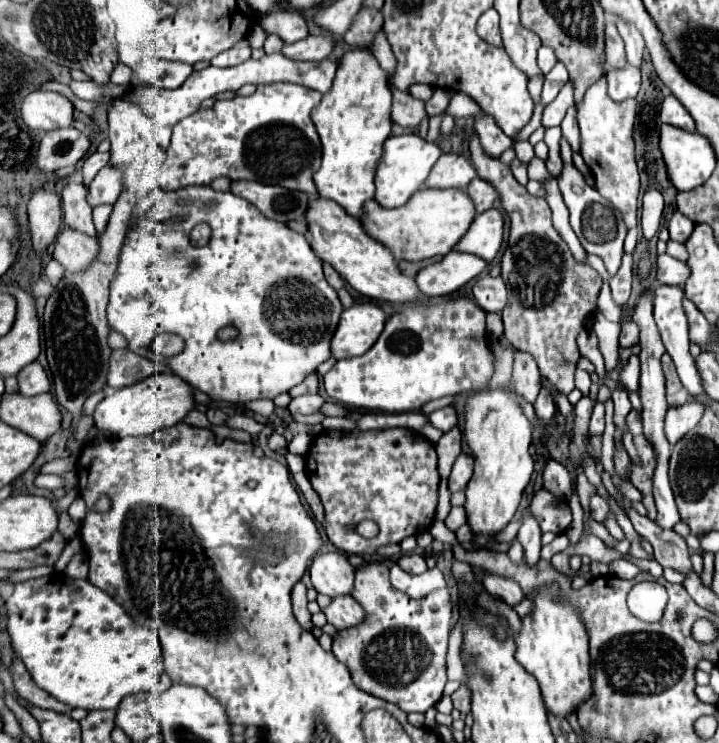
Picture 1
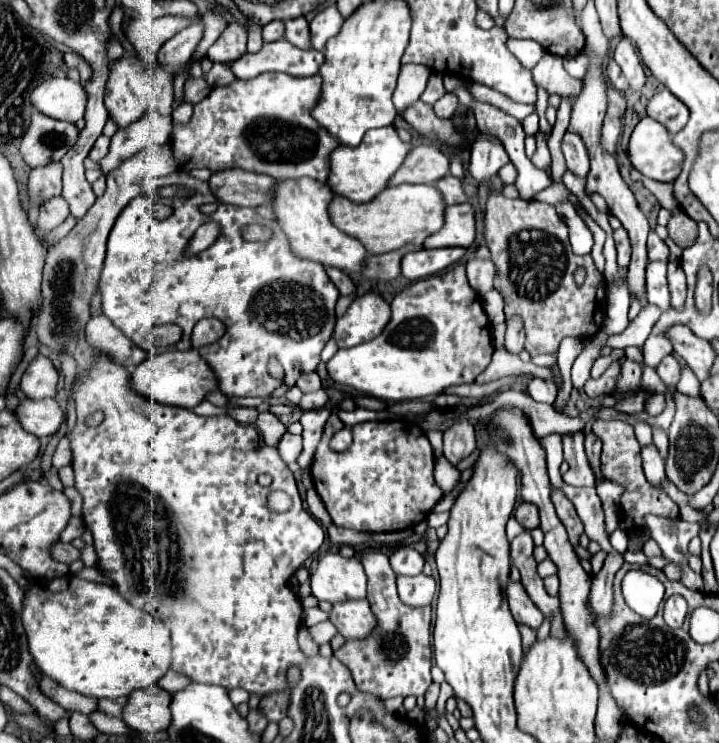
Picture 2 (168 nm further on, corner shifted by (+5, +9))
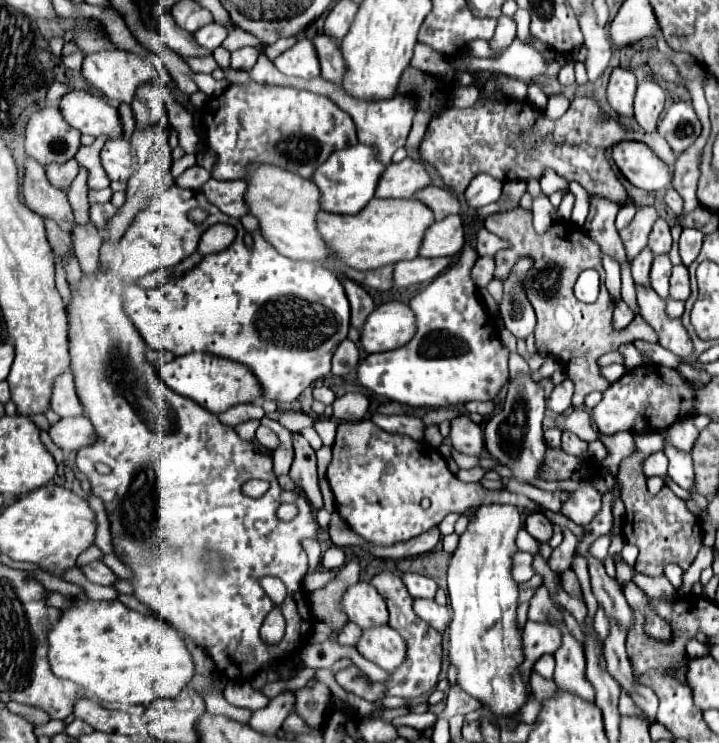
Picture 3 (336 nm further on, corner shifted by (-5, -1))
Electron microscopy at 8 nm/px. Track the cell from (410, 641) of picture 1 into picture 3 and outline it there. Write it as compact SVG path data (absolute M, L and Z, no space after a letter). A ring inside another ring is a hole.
M380 572L376 574L370 584L382 594L386 606L388 606L388 612L390 612L390 624L392 628L406 640L408 644L408 656L406 656L406 662L392 672L392 678L384 684L380 682L372 682L368 684L362 676L360 676L360 670L358 668L346 668L342 672L336 674L336 682L346 690L346 692L352 692L368 702L378 702L382 700L384 696L400 696L400 698L418 698L422 694L428 694L436 688L436 682L438 682L438 674L440 674L440 664L442 664L442 634L438 630L434 630L432 626L428 626L426 622L422 622L422 618L418 618L418 614L414 612L412 608L412 600L410 600L410 594L402 582L400 576L396 576L394 572Z

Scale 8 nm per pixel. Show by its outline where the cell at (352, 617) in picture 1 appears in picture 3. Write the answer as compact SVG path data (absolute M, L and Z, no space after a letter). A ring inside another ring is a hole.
M390 626L364 630L360 642L356 644L356 650L386 672L394 672L406 658L406 642Z

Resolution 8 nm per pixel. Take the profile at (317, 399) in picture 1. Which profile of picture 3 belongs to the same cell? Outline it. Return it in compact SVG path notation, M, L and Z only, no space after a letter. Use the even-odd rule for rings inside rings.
M348 392L342 398L336 398L332 404L332 416L336 420L348 420L348 422L360 422L368 412L368 400L366 396L358 392Z

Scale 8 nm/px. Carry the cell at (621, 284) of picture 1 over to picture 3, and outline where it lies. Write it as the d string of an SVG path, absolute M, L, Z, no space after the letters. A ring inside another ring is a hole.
M640 206L634 220L630 222L630 226L620 230L620 238L626 246L630 260L642 250L642 246L648 244L648 234L650 234L656 218L658 218L658 212L654 206Z

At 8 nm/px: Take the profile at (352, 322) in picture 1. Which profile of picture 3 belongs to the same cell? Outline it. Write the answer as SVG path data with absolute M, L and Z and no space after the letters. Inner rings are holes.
M384 302L380 304L366 326L362 328L362 348L370 352L386 352L404 346L416 334L416 316L412 308L404 302Z

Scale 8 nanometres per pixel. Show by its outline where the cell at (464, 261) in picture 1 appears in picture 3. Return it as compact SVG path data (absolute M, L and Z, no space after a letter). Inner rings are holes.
M414 258L406 262L398 262L394 266L392 284L396 288L406 288L412 284L422 284L434 280L444 268L448 268L450 258Z

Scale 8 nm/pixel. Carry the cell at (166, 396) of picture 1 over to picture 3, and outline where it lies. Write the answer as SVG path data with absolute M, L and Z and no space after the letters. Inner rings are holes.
M194 352L174 358L172 362L166 362L160 366L162 380L178 394L202 404L206 410L220 414L236 404L252 404L262 400L262 388L256 376L248 370L248 366L242 366L240 362L228 360L228 358L216 358L214 354L206 352Z

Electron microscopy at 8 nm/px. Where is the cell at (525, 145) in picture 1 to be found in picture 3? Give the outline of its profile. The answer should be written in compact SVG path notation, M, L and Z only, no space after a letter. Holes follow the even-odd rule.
M546 170L544 176L540 178L540 186L544 190L544 194L554 194L554 192L560 192L564 190L568 194L568 182L564 178L560 178L554 170Z

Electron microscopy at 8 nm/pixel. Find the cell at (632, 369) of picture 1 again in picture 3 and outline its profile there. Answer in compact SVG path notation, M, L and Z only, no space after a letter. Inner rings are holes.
M646 246L638 256L634 256L634 260L630 262L630 268L632 268L632 278L634 282L642 282L644 286L650 286L650 280L648 280L648 274L650 274L650 266L652 266L652 260L654 260L654 254L650 252L650 248Z

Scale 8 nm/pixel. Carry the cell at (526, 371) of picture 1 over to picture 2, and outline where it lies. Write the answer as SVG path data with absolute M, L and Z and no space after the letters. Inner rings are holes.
M508 320L506 322L508 330L506 330L506 350L512 352L512 354L520 354L524 350L524 330L522 330L522 324L520 320Z

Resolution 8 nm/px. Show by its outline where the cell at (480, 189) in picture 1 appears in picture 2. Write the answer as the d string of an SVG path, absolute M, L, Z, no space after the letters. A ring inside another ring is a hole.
M450 174L444 176L444 180L436 182L436 188L440 188L440 192L444 192L444 200L448 204L460 204L460 202L468 200L468 196L464 192L464 182Z

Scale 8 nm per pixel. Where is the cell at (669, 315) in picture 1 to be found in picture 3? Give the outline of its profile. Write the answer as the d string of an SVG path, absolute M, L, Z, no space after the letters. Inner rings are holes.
M658 254L658 256L654 256L652 268L650 268L650 284L652 284L652 288L654 288L658 294L662 294L662 298L670 298L670 296L668 296L670 270L672 270L672 264L670 264L668 254Z

